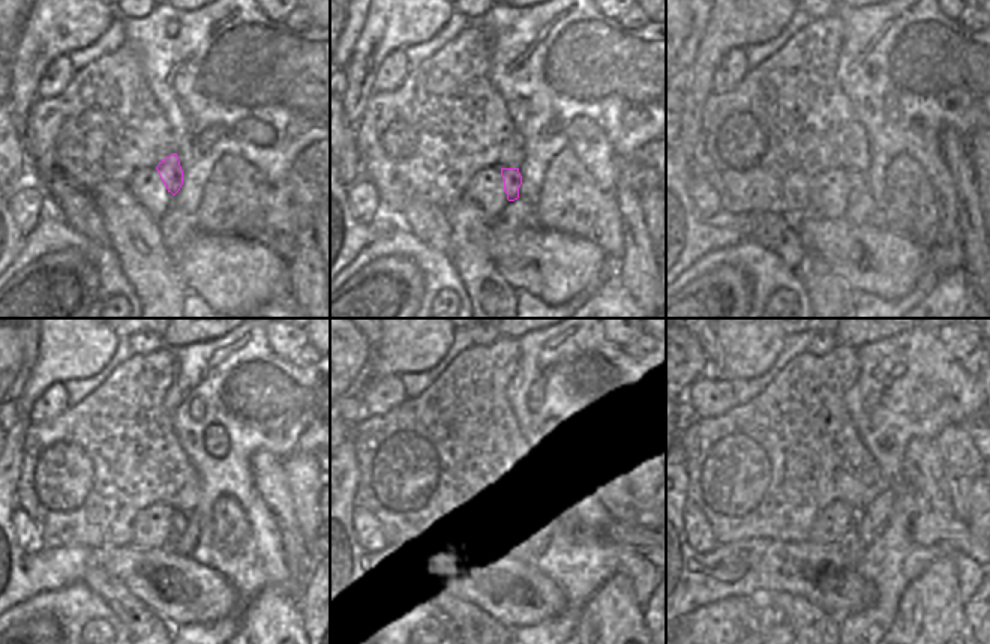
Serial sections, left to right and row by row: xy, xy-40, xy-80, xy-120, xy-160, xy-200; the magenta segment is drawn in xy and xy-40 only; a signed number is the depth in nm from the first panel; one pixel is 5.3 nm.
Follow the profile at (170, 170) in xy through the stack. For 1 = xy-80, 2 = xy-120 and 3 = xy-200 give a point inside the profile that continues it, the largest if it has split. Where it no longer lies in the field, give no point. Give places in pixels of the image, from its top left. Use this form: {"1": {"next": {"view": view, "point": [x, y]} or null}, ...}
{"1": {"next": {"view": "xy-80", "point": [855, 183]}}, "2": {"next": {"view": "xy-120", "point": [180, 521]}}, "3": {"next": {"view": "xy-200", "point": [854, 550]}}}

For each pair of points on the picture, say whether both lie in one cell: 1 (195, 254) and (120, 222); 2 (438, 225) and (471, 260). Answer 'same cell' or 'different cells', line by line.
1: different cells
2: different cells

